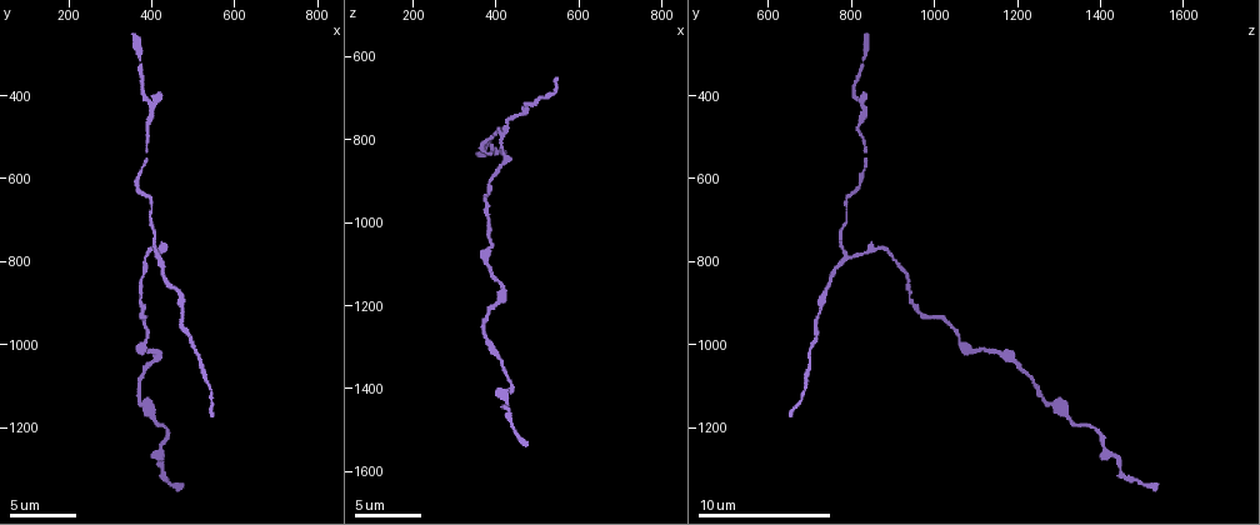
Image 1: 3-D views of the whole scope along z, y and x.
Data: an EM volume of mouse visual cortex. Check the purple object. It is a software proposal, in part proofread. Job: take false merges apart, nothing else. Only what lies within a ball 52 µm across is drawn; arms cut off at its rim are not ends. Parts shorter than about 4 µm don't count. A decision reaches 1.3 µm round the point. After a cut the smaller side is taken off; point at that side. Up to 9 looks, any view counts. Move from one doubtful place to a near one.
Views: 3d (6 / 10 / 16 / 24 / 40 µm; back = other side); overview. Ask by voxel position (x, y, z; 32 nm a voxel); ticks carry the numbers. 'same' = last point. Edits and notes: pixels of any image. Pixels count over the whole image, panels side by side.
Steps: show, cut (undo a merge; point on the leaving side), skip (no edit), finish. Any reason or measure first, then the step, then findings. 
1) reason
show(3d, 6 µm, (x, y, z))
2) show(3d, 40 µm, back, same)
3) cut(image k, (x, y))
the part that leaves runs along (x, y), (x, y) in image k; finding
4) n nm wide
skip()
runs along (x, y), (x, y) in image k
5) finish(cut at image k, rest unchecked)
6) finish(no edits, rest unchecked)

three arms meet
show(3d, 10 µm, (415, 790, 785))

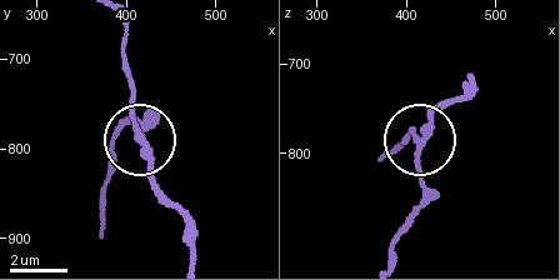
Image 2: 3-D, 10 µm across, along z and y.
side arm 15 µm; 3 arms
skip()
all the same neuron

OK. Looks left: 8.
sudden change in width
show(3d, 10 µm, (370, 1140, 1265))

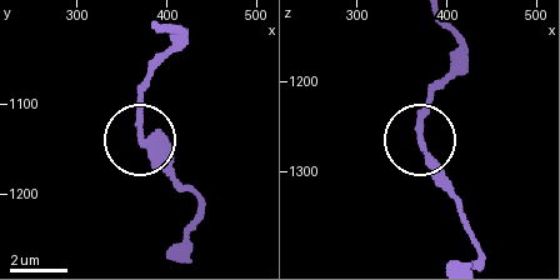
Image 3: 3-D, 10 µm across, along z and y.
skip()
continuous, no second neuron

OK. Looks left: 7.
thick turns thin
show(3d, 16 µm, (430, 1220, 1400))

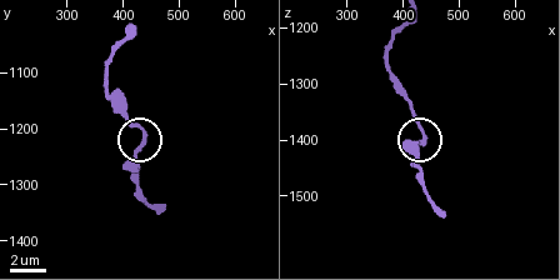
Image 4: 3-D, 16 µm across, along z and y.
skip()
runs along (130, 33), (114, 51), (108, 96), (143, 131), (135, 175) in image 4; all the same neuron

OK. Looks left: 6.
thick turns thin
show(3d, 10 µm, (405, 1020, 1150))

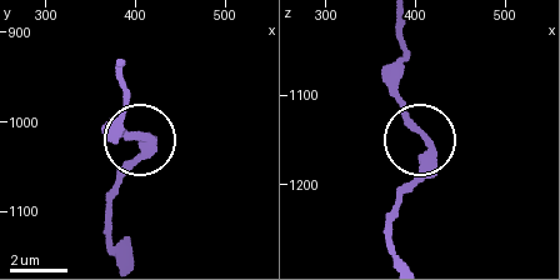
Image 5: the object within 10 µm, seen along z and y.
show(3d, 10 µm, back, (410, 1015, 1145))

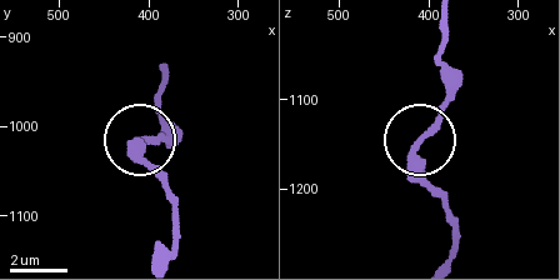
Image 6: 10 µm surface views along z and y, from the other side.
skip()
runs along (165, 66), (158, 110), (165, 139), (136, 148), (165, 186) in image 6; one neuron here

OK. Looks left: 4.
finish(no edits, rest unchecked)

